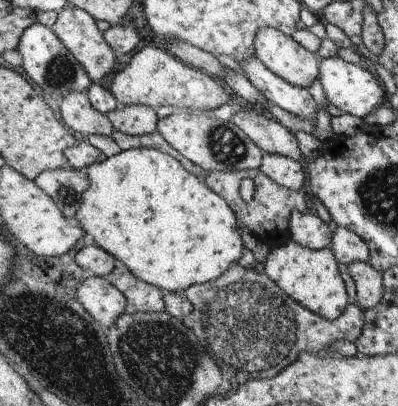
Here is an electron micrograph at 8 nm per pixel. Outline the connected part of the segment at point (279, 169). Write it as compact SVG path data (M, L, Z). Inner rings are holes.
M263 153L259 169L276 184L295 191L301 191L306 180L302 163L284 155Z

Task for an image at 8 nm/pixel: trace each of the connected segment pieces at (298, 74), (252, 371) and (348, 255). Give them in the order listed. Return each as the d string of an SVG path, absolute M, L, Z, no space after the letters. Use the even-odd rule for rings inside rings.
M260 29L255 38L256 56L278 77L294 86L308 87L319 78L319 58L278 29Z
M232 263L231 267L216 280L189 286L184 294L193 304L193 309L188 316L183 318L183 323L192 330L216 359L216 364L224 376L232 382L233 388L249 380L276 376L281 370L291 365L300 353L317 352L323 355L329 352L329 347L333 342L345 340L354 343L363 327L364 310L356 303L349 304L338 318L328 320L290 298L260 268L248 271L238 263Z
M346 227L334 228L333 243L330 248L340 264L369 260L369 248L364 239Z

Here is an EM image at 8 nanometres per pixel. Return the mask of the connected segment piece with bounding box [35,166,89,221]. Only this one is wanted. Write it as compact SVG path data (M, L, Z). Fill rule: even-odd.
M64 166L59 169L42 171L35 181L52 198L61 213L68 220L73 221L80 208L82 195L89 187L86 171Z

